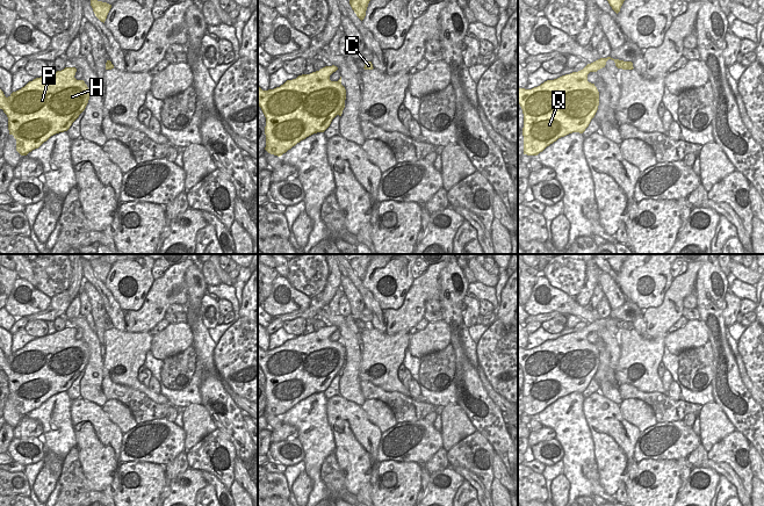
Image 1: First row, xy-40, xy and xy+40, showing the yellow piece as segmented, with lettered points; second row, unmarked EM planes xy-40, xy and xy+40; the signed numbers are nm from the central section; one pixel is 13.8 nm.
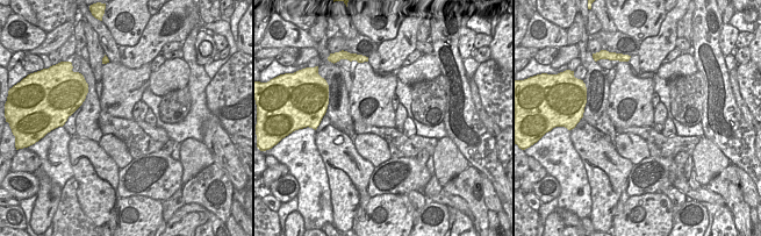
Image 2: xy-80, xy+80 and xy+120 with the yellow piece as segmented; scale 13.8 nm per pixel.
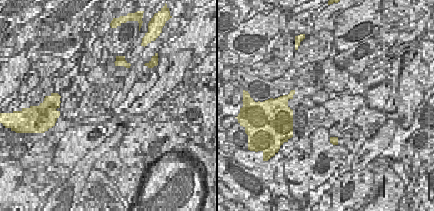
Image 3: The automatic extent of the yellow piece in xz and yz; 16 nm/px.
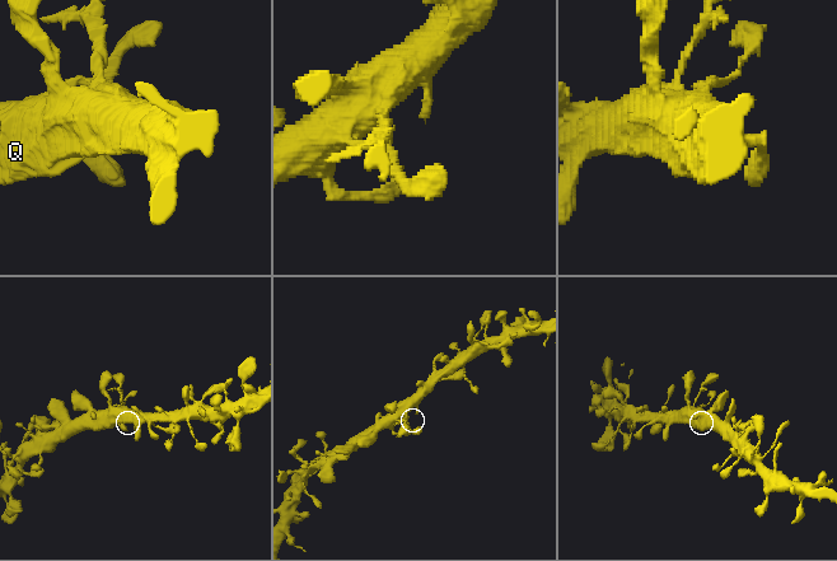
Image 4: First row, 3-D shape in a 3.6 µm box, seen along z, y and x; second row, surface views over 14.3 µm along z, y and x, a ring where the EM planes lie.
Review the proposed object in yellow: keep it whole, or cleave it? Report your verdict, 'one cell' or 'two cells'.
one cell

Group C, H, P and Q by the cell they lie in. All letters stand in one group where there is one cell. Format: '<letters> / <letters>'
C H P Q

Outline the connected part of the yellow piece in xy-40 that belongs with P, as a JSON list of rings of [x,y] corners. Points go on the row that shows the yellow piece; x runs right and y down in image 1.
[[[65,67],[52,74],[36,78],[8,97],[0,89],[0,109],[8,117],[9,135],[16,139],[16,151],[21,156],[27,156],[38,149],[51,136],[67,131],[85,110],[89,100],[89,91],[84,80],[74,78],[75,72],[75,67]]]

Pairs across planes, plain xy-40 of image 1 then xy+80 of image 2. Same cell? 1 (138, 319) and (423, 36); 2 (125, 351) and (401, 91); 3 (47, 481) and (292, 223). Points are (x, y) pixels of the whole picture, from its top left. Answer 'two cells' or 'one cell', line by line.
1: two cells
2: two cells
3: one cell

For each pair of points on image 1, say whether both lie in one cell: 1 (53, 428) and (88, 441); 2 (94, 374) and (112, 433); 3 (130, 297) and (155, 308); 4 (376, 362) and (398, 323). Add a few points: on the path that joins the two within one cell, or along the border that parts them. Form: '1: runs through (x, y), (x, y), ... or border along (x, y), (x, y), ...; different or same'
1: border along (70, 410), (70, 420), (77, 445); different
2: border along (80, 397), (101, 407); different
3: border along (155, 280), (143, 304), (137, 310), (122, 310); different
4: border along (384, 332), (389, 334), (408, 333); different

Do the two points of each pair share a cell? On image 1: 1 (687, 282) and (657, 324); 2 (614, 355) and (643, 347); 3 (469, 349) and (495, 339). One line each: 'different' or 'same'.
1: same
2: different
3: different

